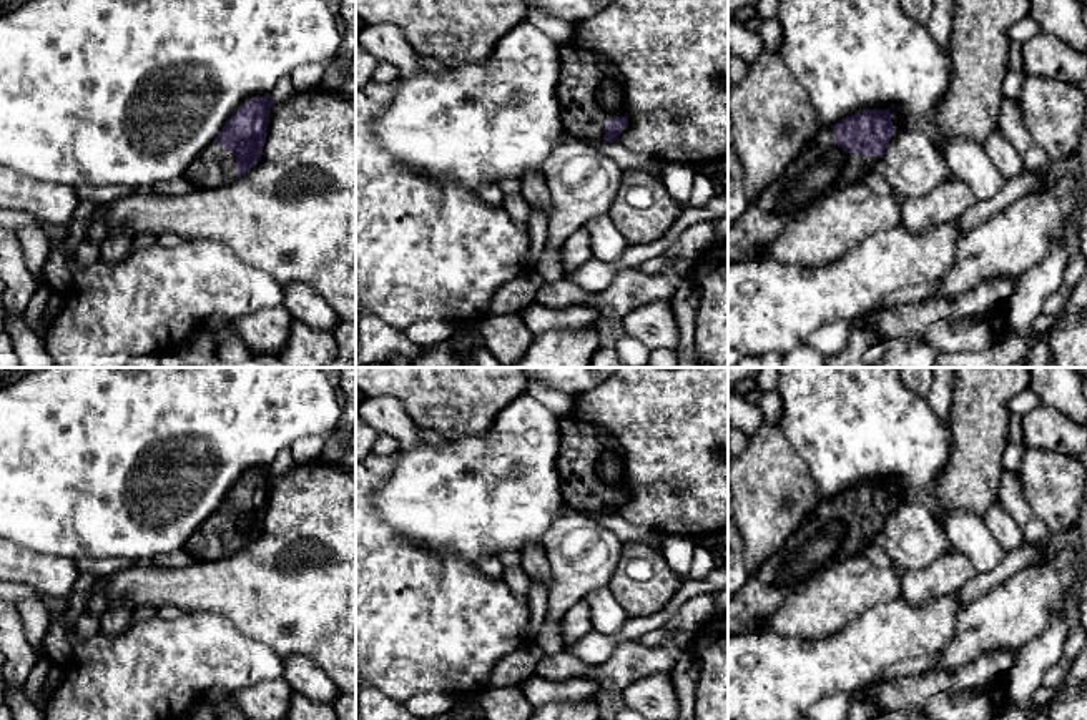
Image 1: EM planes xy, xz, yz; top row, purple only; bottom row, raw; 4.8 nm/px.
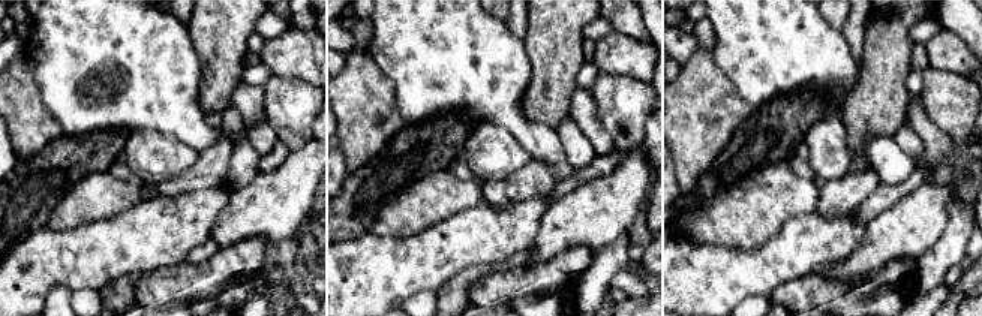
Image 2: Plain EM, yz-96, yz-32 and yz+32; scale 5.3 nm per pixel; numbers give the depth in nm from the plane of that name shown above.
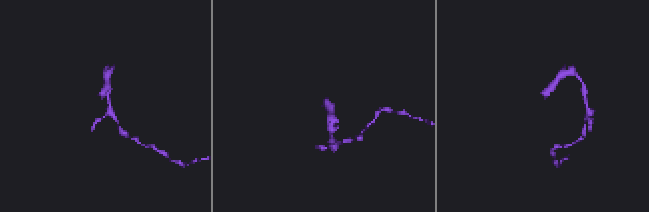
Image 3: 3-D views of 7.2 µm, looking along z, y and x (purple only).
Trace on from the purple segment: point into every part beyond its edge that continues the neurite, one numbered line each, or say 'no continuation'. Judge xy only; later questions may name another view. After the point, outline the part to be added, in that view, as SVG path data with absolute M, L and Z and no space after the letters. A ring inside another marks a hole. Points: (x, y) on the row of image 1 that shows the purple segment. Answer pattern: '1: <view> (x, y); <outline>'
1: xy (213, 167); M213 141L186 168L183 178L196 190L226 186L238 180L236 156Z

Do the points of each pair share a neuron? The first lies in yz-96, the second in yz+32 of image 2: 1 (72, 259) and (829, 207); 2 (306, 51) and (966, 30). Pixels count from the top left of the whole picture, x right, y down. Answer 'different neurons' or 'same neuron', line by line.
1: different neurons
2: different neurons

